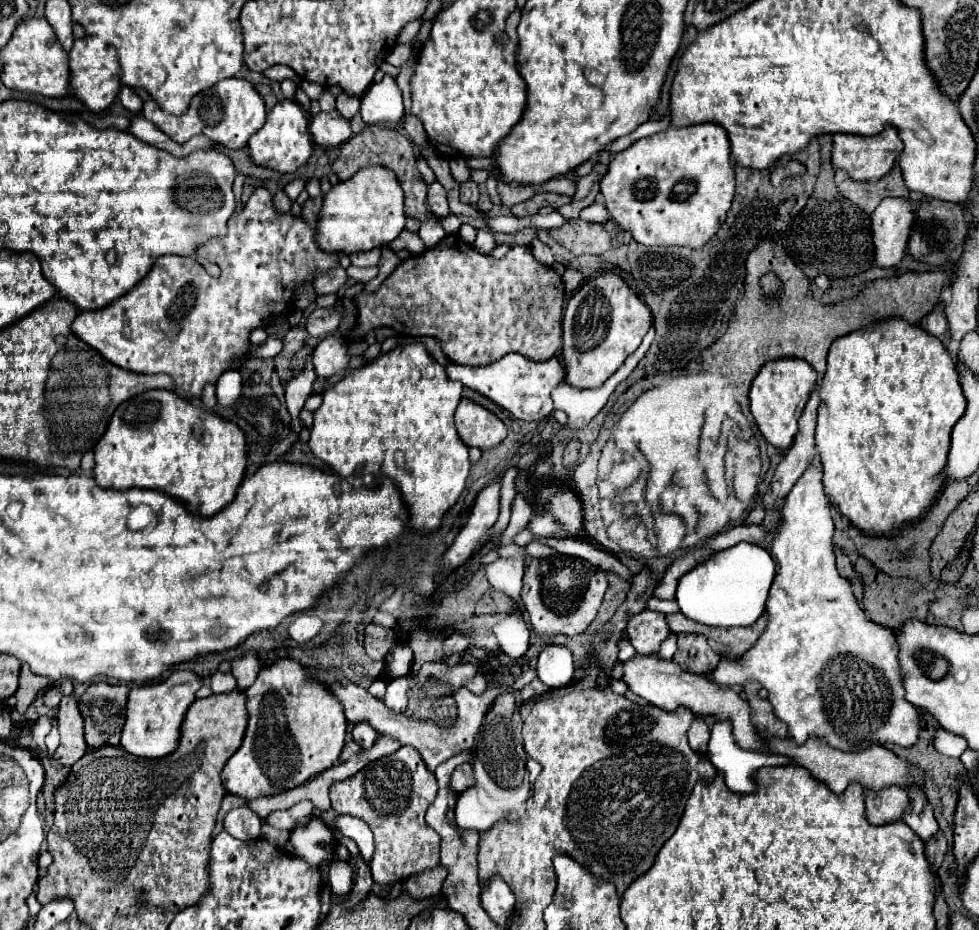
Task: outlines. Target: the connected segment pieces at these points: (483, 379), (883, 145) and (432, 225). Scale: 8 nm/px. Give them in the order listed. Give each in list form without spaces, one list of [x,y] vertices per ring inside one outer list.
[[[508,354],[488,366],[448,364],[446,374],[450,380],[462,382],[466,388],[486,396],[500,408],[508,410],[514,418],[526,420],[526,422],[532,422],[532,420],[540,422],[552,414],[554,404],[552,404],[550,392],[564,380],[564,368],[556,358],[552,358],[544,364],[532,364],[532,360],[524,360],[524,356],[520,356],[520,354]]]
[[[884,126],[884,130],[876,136],[838,134],[834,136],[832,164],[836,170],[846,170],[852,180],[880,180],[892,170],[896,156],[900,156],[900,150],[904,150],[904,142],[900,140],[898,130],[894,126]]]
[[[428,220],[428,222],[422,222],[420,224],[420,230],[418,230],[418,236],[422,238],[422,242],[426,244],[426,248],[434,248],[442,238],[444,238],[444,228],[440,224],[440,220]]]

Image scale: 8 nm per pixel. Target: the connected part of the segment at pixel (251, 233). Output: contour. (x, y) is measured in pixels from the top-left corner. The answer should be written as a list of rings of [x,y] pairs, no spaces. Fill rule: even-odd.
[[[256,188],[240,214],[233,214],[227,223],[228,234],[210,240],[198,248],[196,258],[160,256],[152,270],[122,298],[96,312],[80,312],[72,322],[72,332],[98,350],[110,364],[138,374],[166,372],[174,378],[176,394],[200,396],[202,386],[216,382],[228,364],[246,352],[250,330],[264,326],[270,316],[286,316],[294,310],[294,288],[302,282],[312,282],[316,270],[338,266],[338,256],[320,252],[314,244],[314,230],[302,220],[288,214],[276,214],[272,196],[266,188]],[[198,258],[216,262],[222,270],[218,278],[206,274]]]

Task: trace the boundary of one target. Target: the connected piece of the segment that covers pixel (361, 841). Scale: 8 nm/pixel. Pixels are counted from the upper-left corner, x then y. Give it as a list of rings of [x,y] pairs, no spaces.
[[[342,814],[342,816],[334,818],[334,828],[338,828],[342,832],[342,836],[352,838],[358,844],[362,858],[370,864],[372,854],[374,854],[374,838],[372,838],[372,830],[368,828],[368,824],[360,818]]]

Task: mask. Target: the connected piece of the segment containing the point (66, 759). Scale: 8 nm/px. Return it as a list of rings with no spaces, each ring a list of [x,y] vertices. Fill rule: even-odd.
[[[74,696],[62,698],[58,706],[56,722],[60,730],[60,746],[54,752],[54,760],[60,762],[62,766],[72,766],[86,754],[84,724]]]

